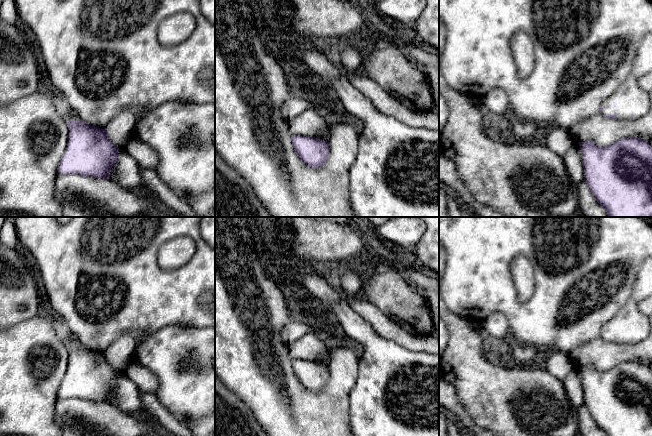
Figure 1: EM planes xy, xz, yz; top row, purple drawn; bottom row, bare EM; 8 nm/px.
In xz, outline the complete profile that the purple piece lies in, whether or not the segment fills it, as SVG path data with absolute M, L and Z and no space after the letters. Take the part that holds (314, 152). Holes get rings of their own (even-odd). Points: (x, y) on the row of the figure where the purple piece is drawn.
M294 135L292 145L299 158L309 167L323 166L329 157L329 142L313 136Z

